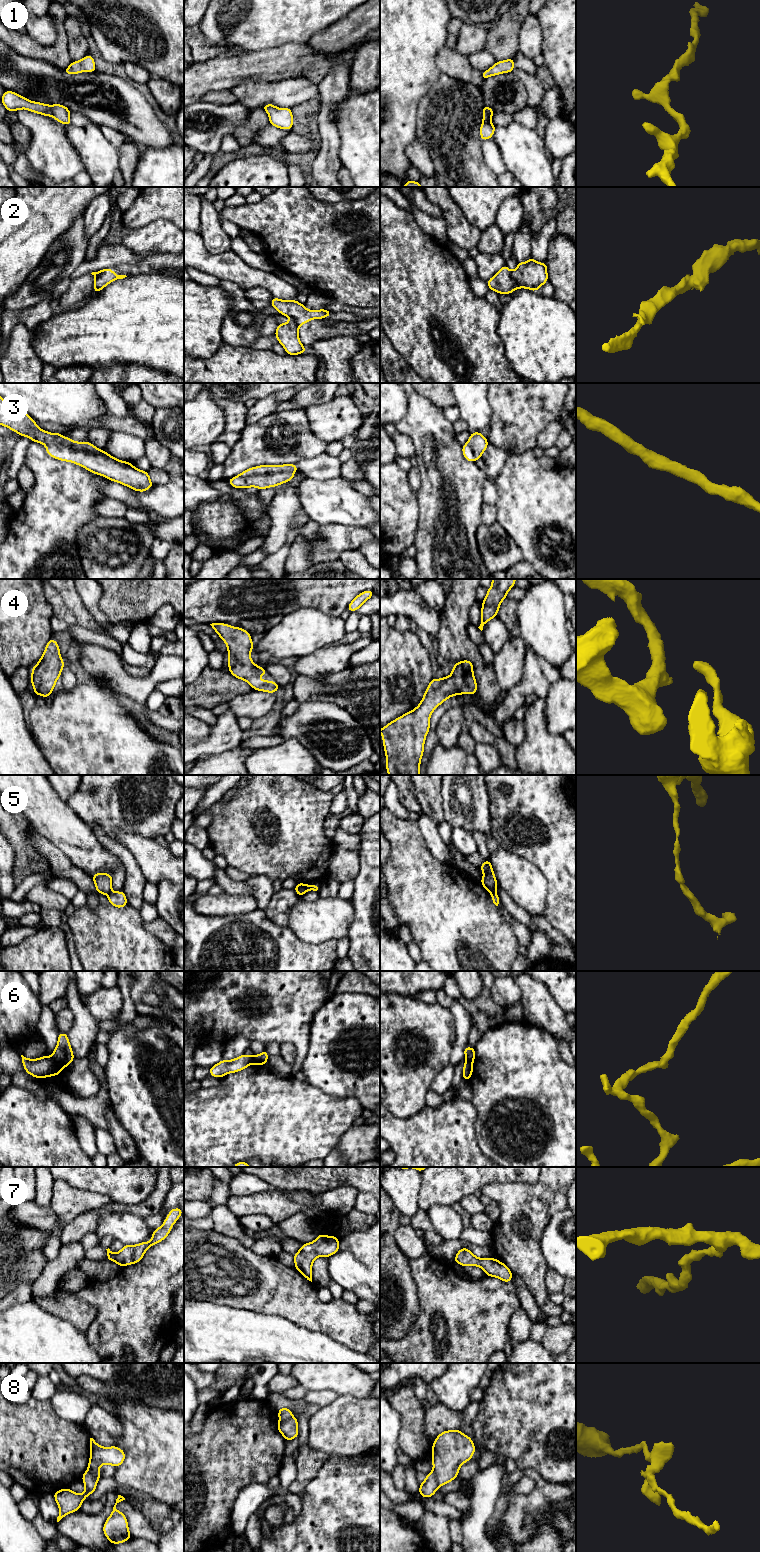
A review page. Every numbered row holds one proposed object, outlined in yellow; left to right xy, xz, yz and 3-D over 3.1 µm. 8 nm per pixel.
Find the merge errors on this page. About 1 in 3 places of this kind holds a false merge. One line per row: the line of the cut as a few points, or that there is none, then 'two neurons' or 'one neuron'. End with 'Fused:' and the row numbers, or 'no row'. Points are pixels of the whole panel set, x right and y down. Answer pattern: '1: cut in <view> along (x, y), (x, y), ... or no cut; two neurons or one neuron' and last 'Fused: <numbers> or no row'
1: no cut; one neuron
2: cut in yz along (510, 272), (514, 281), (514, 289); two neurons
3: no cut; one neuron
4: no cut; one neuron
5: cut in xz along (311, 885), (306, 890); two neurons
6: cut in xy along (51, 1057), (62, 1067); two neurons
7: no cut; one neuron
8: cut in yz along (433, 1470), (439, 1486); two neurons
Fused: 2, 5, 6, 8

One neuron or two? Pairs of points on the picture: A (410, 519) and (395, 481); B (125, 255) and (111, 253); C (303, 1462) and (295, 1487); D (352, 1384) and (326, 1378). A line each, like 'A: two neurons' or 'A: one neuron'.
A: one neuron
B: one neuron
C: one neuron
D: one neuron

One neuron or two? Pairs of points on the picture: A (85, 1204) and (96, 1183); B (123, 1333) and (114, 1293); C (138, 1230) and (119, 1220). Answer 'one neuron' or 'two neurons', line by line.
A: two neurons
B: one neuron
C: one neuron

